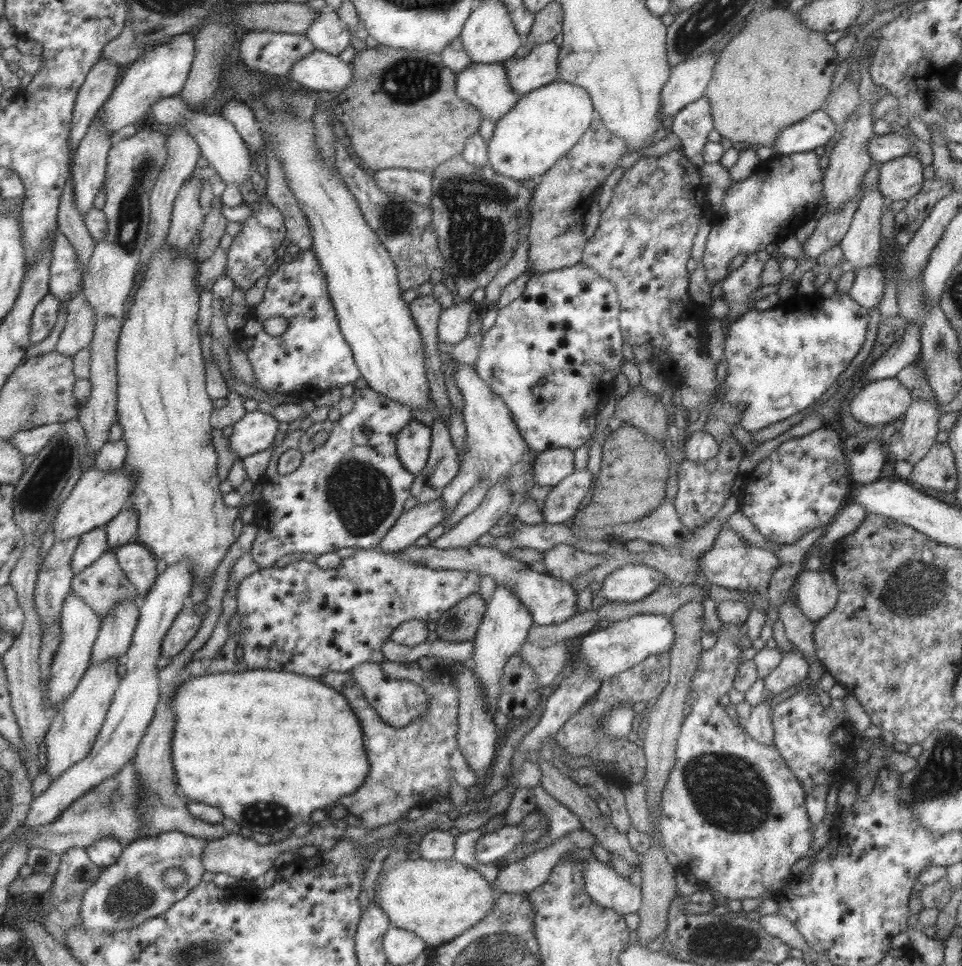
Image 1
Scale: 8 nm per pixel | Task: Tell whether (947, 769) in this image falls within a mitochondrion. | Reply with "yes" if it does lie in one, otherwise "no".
yes

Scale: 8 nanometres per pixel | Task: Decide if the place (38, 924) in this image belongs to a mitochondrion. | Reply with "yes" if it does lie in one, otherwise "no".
no

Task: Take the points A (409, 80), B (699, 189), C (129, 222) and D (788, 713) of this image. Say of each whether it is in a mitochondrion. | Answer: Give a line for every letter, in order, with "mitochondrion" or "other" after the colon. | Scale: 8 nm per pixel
A: mitochondrion
B: other
C: mitochondrion
D: other

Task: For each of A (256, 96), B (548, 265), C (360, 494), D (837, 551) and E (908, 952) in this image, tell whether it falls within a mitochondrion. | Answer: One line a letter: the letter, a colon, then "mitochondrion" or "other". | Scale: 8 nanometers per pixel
A: mitochondrion
B: other
C: mitochondrion
D: other
E: other

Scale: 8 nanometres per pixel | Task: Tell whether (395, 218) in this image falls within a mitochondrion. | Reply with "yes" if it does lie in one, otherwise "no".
yes

